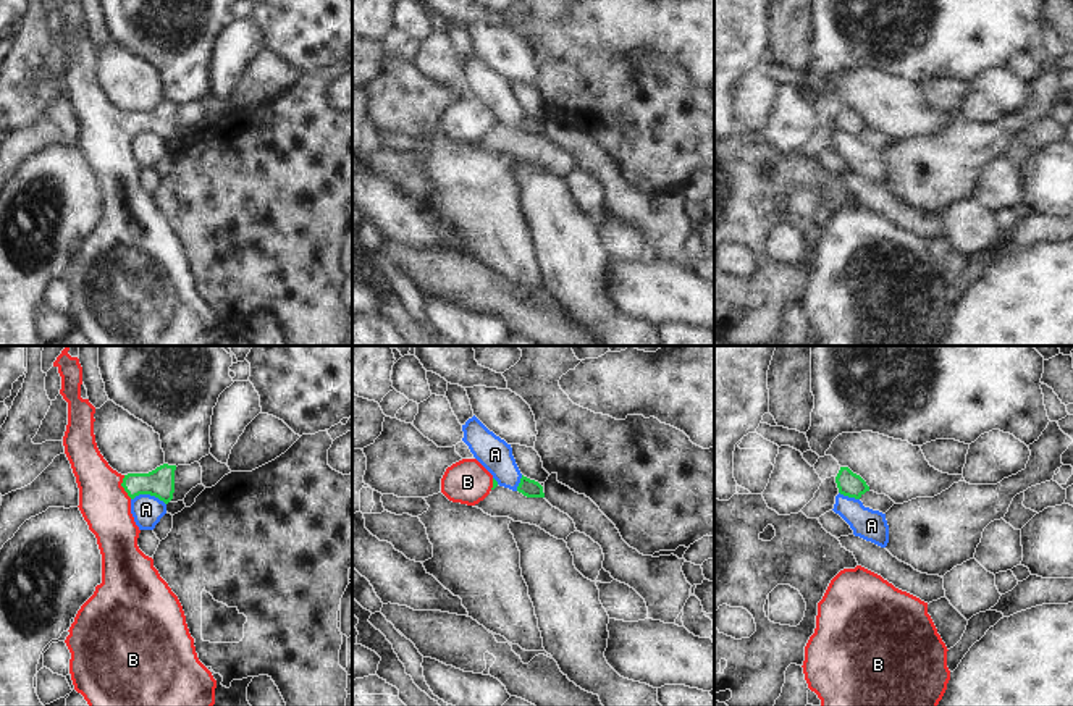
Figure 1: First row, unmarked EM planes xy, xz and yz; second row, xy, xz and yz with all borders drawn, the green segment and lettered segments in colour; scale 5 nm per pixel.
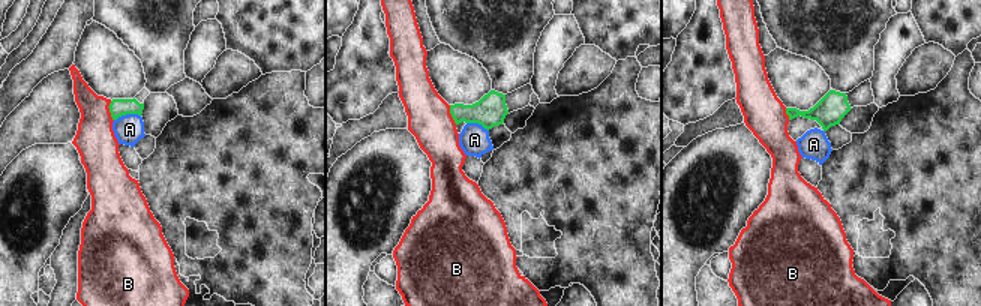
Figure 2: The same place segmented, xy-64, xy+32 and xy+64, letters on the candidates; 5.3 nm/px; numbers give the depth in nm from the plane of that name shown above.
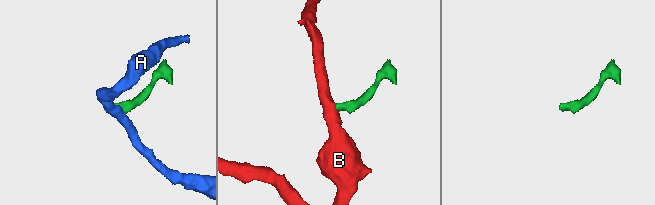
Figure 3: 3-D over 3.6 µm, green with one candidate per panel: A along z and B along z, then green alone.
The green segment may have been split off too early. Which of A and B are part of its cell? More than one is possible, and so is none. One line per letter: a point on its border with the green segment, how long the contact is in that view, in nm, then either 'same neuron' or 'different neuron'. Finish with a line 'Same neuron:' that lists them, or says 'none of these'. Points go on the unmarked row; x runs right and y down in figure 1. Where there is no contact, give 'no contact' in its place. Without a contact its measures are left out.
A: meets green in xy at (149, 131); contact 180 nm long; different neuron
B: meets green in xy at (122, 123); contact 130 nm long; same neuron
Same neuron: B

